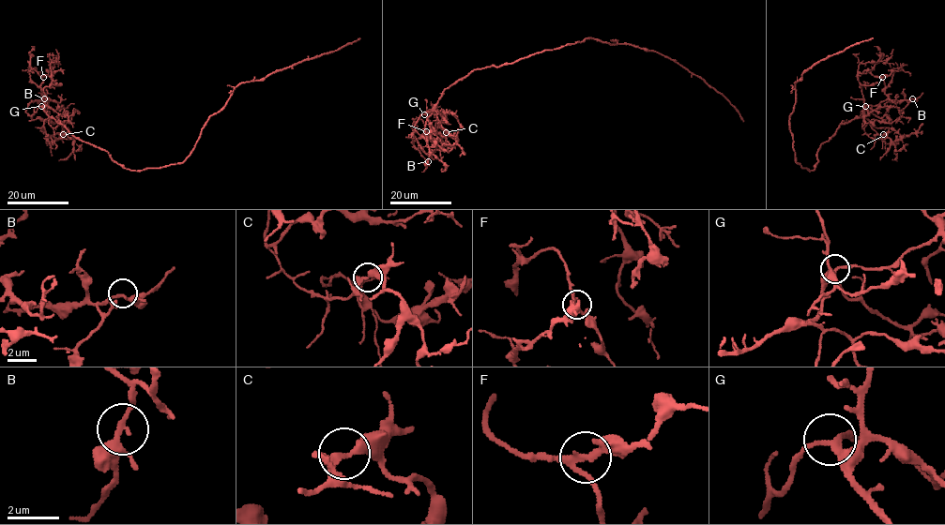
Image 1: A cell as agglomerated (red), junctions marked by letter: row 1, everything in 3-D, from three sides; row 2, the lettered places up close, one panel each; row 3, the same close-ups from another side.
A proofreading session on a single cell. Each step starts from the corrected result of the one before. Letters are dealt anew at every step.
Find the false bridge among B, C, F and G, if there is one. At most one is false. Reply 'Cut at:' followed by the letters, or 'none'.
Cut at: none

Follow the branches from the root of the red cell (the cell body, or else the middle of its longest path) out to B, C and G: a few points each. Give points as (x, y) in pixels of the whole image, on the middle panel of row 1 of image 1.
B: (553, 50), (474, 70), (447, 87), (436, 106), (419, 117), (409, 135), (429, 157), (428, 161)
C: (553, 50), (511, 63), (474, 70), (447, 87), (432, 112), (436, 112), (436, 119), (446, 132)
G: (553, 50), (511, 63), (470, 71), (447, 87), (436, 106), (424, 114)

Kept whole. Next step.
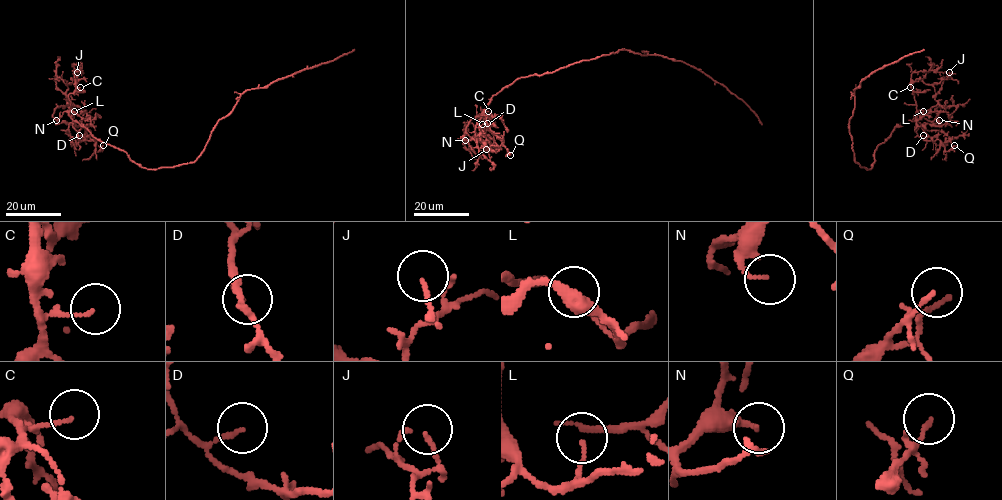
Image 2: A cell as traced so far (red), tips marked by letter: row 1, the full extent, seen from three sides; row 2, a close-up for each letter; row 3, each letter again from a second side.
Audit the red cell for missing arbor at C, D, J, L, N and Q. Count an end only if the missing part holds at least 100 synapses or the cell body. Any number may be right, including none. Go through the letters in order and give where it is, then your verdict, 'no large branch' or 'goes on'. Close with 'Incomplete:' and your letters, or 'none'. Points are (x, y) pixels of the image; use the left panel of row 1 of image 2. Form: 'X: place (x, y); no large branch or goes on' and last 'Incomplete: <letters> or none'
C: place (80, 87); no large branch
D: place (79, 135); no large branch
J: place (77, 72); no large branch
L: place (74, 111); no large branch
N: place (56, 120); goes on
Q: place (103, 145); no large branch
Incomplete: N

